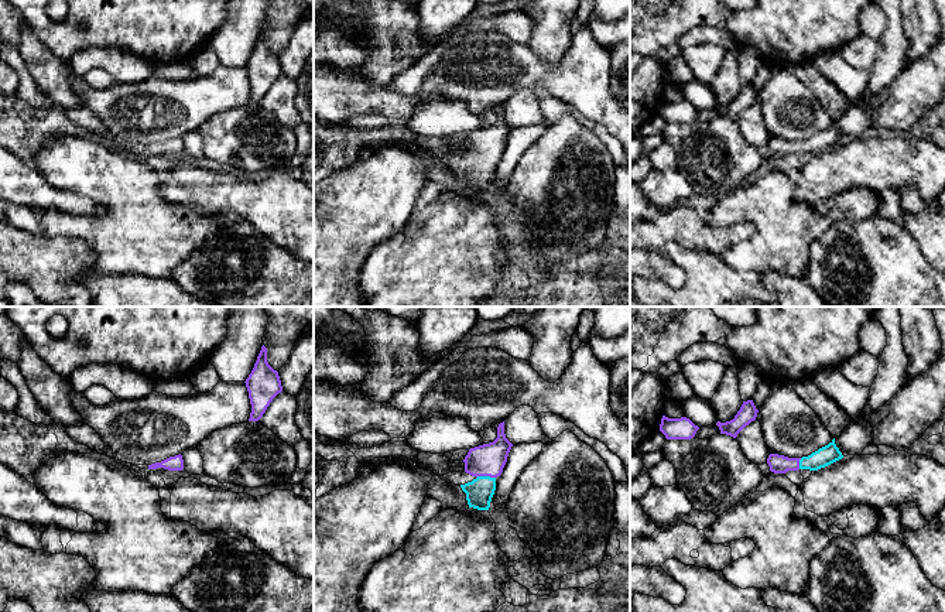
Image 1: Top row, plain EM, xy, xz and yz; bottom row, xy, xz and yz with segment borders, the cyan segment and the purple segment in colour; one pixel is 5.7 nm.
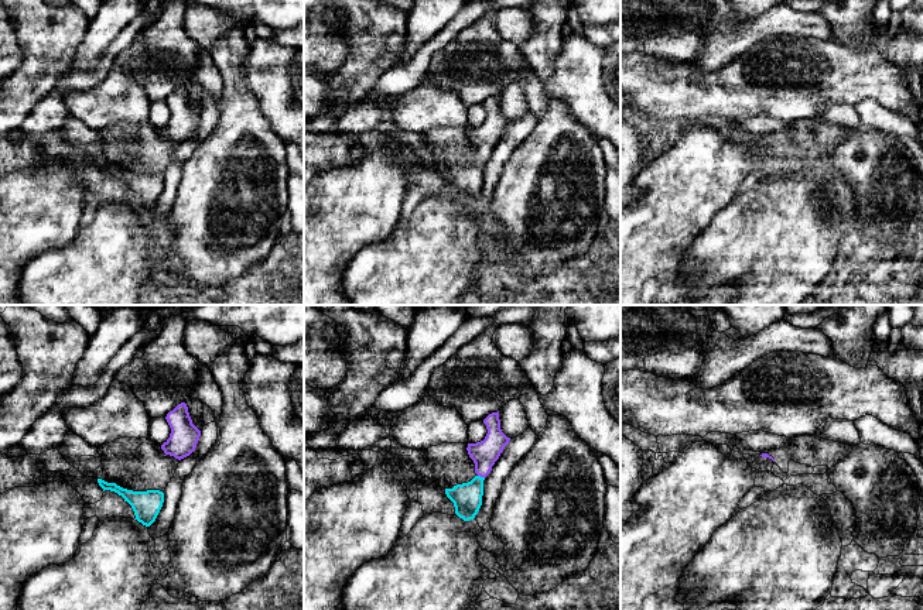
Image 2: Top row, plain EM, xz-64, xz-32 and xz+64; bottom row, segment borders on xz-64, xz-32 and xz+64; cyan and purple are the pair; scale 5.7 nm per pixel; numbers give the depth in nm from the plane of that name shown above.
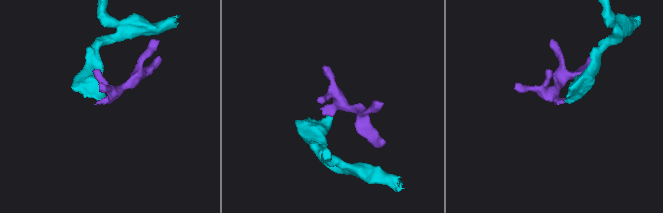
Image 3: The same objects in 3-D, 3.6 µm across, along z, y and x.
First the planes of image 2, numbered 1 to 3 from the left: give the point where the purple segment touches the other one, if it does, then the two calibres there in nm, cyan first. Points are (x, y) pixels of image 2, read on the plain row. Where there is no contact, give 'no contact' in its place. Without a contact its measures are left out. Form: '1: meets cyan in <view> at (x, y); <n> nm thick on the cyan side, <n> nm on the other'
1: no contact
2: meets cyan in xz-32 at (479, 160); 170 nm thick on the cyan side, 150 nm on the other
3: no contact

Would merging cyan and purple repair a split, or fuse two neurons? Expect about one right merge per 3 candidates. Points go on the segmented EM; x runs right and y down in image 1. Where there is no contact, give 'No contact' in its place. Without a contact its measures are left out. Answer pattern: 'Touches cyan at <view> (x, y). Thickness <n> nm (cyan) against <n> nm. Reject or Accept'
Touches cyan at xz (485, 477). Thickness 160 nm (cyan) against 190 nm. Accept

